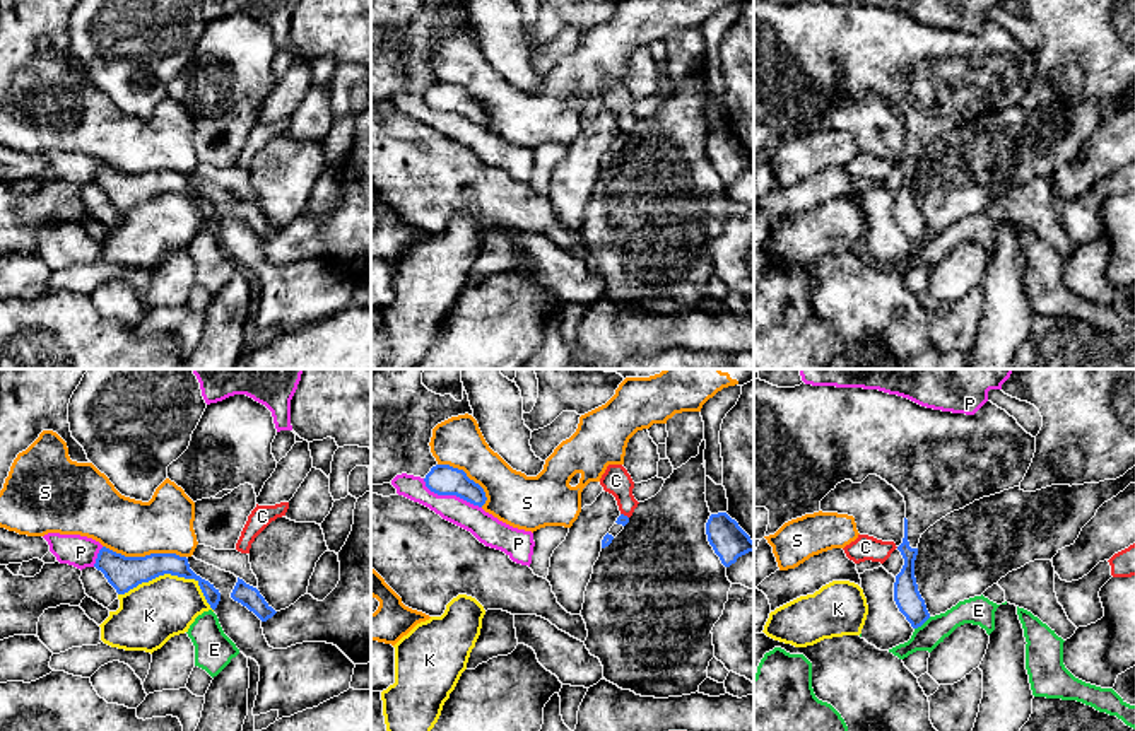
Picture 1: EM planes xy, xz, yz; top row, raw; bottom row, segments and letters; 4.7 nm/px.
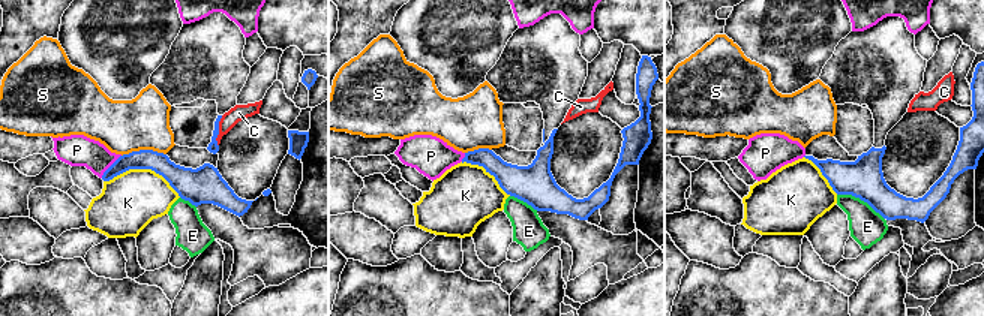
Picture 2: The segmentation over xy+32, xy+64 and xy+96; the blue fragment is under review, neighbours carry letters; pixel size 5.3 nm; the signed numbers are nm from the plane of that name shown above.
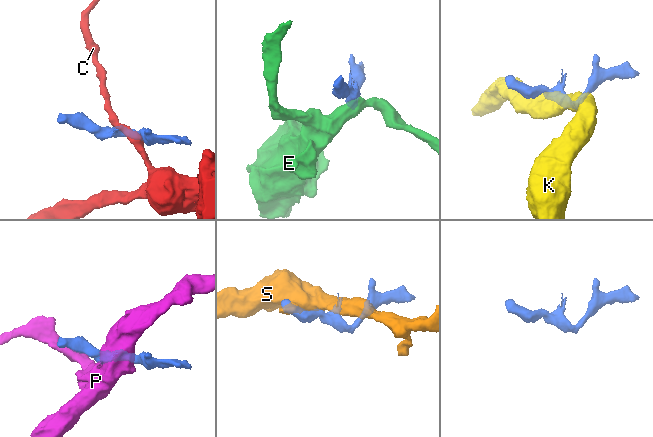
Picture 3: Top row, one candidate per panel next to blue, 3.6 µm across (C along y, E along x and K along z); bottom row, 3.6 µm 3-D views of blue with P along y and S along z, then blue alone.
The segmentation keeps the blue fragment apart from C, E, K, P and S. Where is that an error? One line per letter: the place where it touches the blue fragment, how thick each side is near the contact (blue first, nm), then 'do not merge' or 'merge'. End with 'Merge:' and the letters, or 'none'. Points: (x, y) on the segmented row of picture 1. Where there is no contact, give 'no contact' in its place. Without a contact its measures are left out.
C: xz (623, 514) | 50/140 nm | do not merge
E: yz (922, 624) | 120/120 nm | do not merge
K: xy (171, 574) | 160/300 nm | do not merge
P: xz (450, 494) | 140/140 nm | do not merge
S: xy (146, 555) | 160/280 nm | do not merge
Merge: none

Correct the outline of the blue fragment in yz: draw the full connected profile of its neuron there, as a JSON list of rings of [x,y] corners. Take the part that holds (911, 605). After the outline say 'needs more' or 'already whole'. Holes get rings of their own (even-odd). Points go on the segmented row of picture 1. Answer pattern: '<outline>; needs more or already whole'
[[[759,377],[754,381],[754,507],[769,511],[766,536],[785,523],[820,511],[820,500],[838,483],[862,483],[877,475],[892,485],[906,502],[904,538],[897,547],[904,558],[894,582],[894,601],[913,629],[921,627],[930,613],[914,577],[914,560],[921,535],[947,514],[966,506],[1019,487],[1036,453],[1036,437],[1027,434],[1014,417],[986,401],[974,415],[952,413],[921,406],[908,398],[879,389],[812,386],[778,388]]]; needs more

